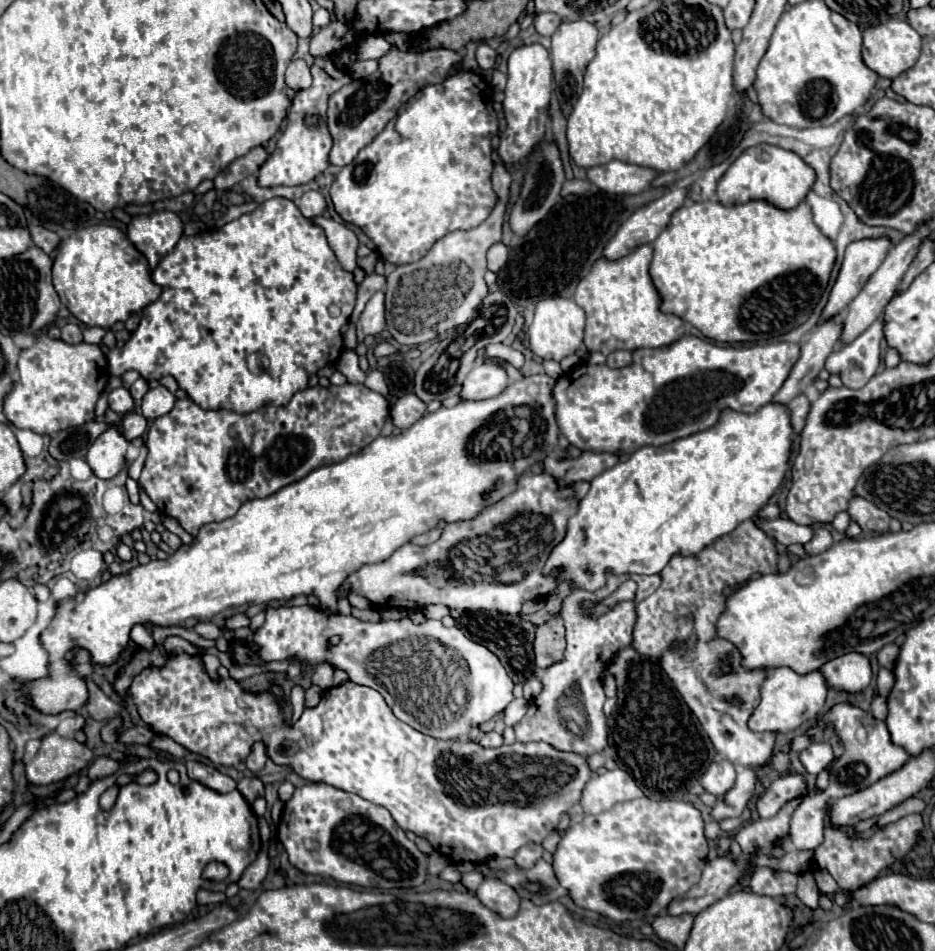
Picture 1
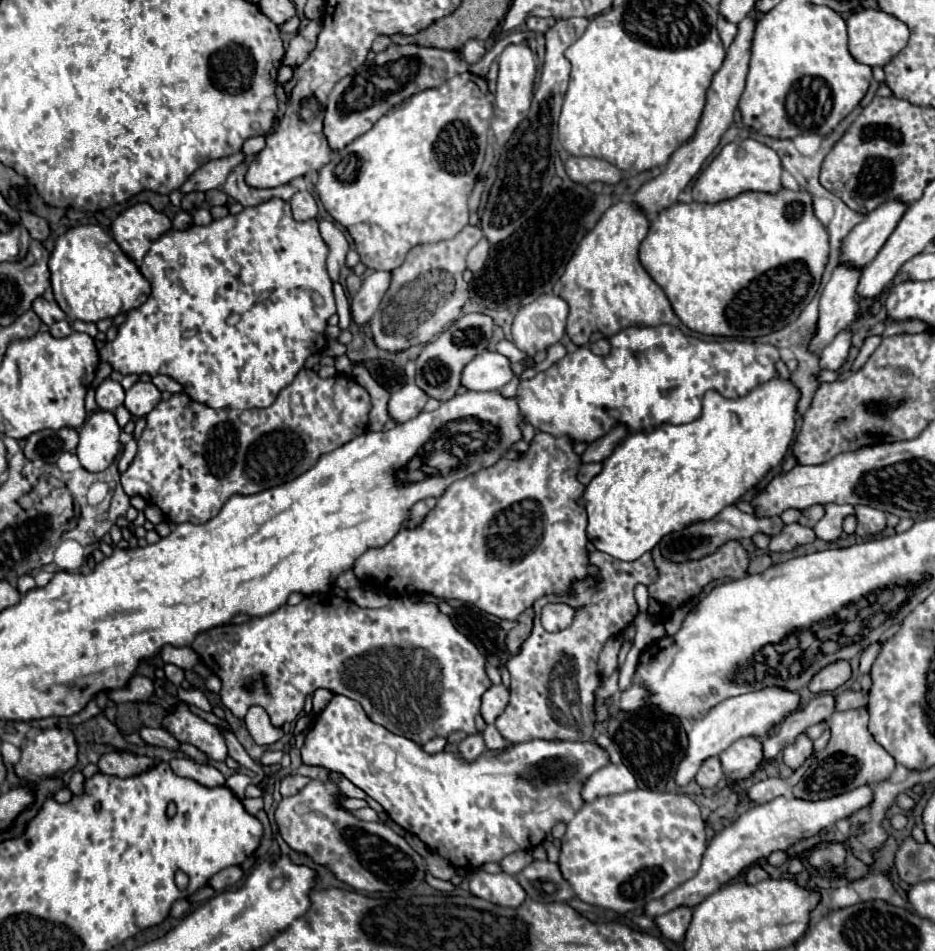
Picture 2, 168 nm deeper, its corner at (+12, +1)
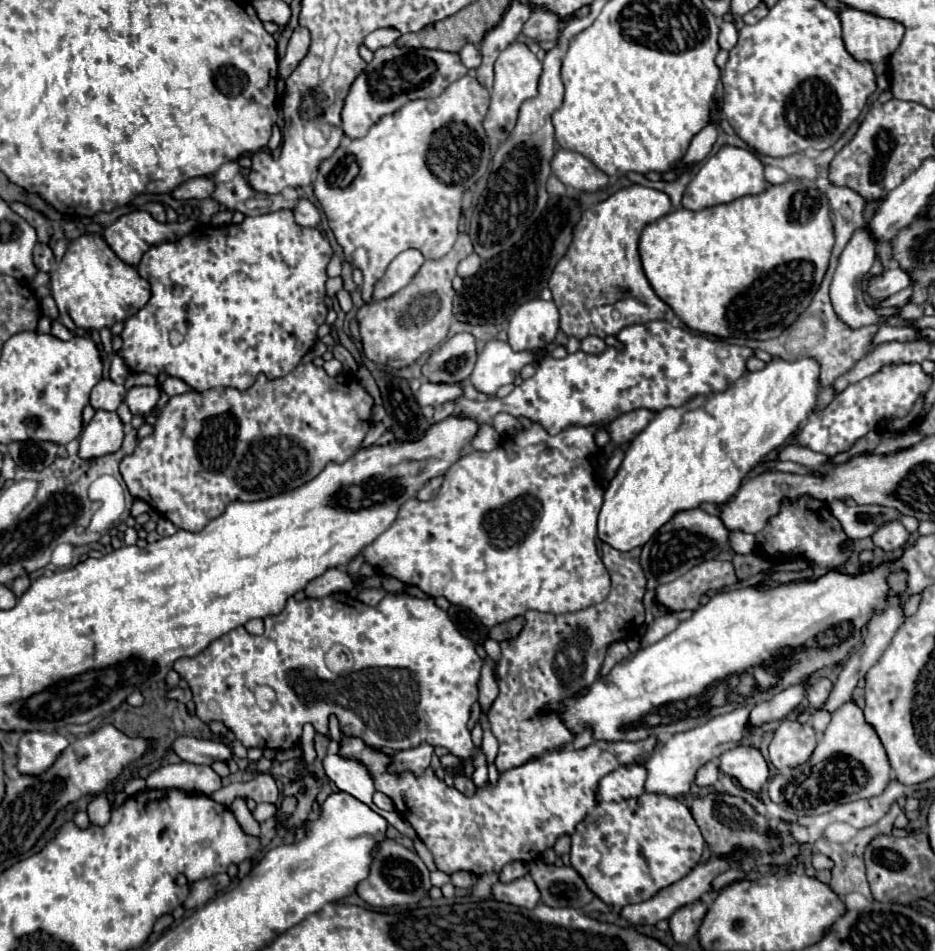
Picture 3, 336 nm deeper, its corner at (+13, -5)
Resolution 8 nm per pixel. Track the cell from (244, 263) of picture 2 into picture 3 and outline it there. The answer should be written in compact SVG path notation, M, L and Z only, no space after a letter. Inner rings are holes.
M289 209L285 211L275 211L275 213L267 213L267 215L259 215L259 217L245 217L245 221L241 225L225 225L225 227L201 227L185 237L181 237L179 241L169 241L169 243L161 243L161 245L153 245L153 249L149 249L145 253L145 257L141 259L137 271L143 279L149 281L151 285L151 299L149 303L135 315L131 315L125 321L125 329L121 333L123 339L123 347L117 351L117 355L125 361L125 365L133 371L133 373L151 373L151 375L159 375L165 373L169 377L177 377L181 381L185 381L193 391L203 393L215 387L233 387L239 391L247 391L259 375L265 375L269 381L285 377L287 373L291 373L303 359L303 355L315 345L317 341L317 329L319 325L325 323L327 317L327 305L325 301L325 281L327 281L327 263L333 255L333 249L329 245L329 241L317 231L317 229L307 229L307 227L299 227L293 221L293 213ZM177 329L183 335L183 343L173 347L169 343L169 333Z

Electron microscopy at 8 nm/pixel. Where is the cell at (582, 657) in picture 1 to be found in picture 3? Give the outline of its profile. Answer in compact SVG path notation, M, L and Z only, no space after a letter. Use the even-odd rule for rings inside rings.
M603 545L601 559L603 559L605 569L611 575L611 593L603 603L575 611L575 613L565 613L565 615L529 611L525 613L527 623L523 631L513 641L501 643L501 659L497 663L499 697L495 699L489 711L489 725L491 725L493 735L499 741L499 755L495 761L499 773L505 769L523 765L525 761L529 761L529 757L539 757L541 753L549 749L561 749L573 743L575 733L561 719L561 713L565 709L565 699L585 695L599 675L607 647L613 641L635 635L643 625L645 611L643 611L641 599L645 595L647 577L641 569L639 555L641 555L641 549L633 549L629 553L617 553L617 549L609 549L609 545Z

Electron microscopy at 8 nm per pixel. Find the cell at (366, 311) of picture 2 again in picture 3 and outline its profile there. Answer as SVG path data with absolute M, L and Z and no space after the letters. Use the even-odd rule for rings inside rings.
M407 249L405 253L397 255L387 267L385 275L375 283L373 301L383 301L393 293L397 293L399 289L403 289L413 279L413 275L423 265L423 261L425 257L417 249Z

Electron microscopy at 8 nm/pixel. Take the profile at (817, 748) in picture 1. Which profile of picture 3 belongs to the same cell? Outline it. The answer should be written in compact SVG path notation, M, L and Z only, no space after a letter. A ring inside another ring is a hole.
M785 719L781 721L769 745L771 763L777 769L799 767L811 757L815 741L817 737L811 725L797 725L793 719Z

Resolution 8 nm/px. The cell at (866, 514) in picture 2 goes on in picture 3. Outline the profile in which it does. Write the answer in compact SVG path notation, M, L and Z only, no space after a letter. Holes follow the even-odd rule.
M889 521L889 523L883 523L871 535L871 541L875 547L879 547L883 551L893 551L897 547L903 547L907 543L907 537L909 537L909 533L905 531L905 527L899 521Z

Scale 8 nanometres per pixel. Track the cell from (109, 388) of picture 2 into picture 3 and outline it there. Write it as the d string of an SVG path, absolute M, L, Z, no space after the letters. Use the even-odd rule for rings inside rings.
M111 379L99 381L91 391L91 405L93 409L115 411L125 399L125 387L113 383Z

